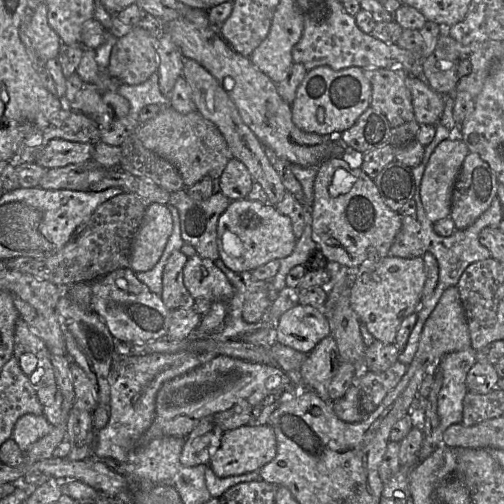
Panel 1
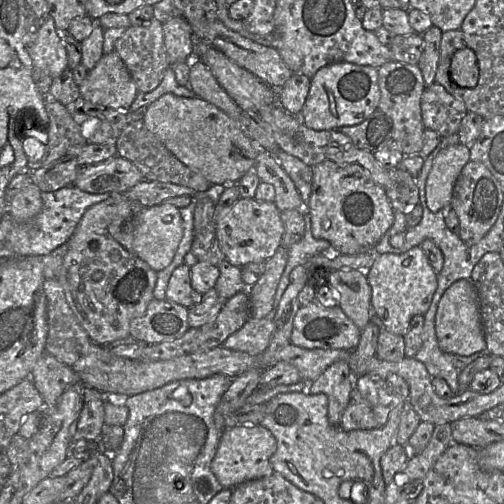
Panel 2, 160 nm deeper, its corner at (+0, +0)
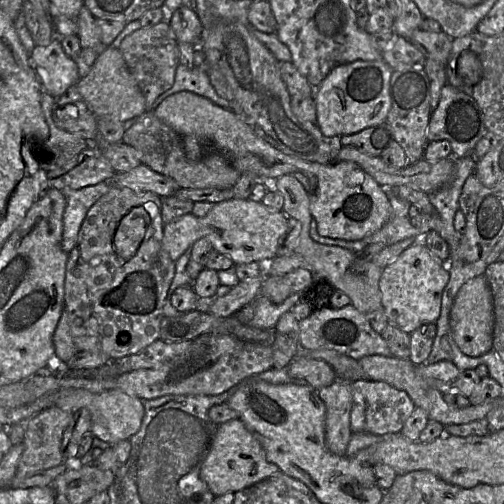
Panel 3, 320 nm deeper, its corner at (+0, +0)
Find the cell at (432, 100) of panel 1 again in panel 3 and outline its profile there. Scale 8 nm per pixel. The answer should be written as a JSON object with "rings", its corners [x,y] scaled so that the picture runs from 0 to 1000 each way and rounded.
{"rings":[[[885,167],[875,179],[873,200],[853,228],[847,254],[847,278],[891,280],[901,313],[937,306],[946,282],[964,266],[958,224],[944,200],[905,173]]]}

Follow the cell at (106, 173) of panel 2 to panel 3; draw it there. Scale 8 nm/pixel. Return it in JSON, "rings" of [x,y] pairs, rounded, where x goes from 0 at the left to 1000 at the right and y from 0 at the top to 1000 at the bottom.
{"rings":[[[286,325],[254,341],[230,343],[218,365],[268,381],[302,381],[319,393],[345,389],[357,373],[341,353],[315,345]]]}

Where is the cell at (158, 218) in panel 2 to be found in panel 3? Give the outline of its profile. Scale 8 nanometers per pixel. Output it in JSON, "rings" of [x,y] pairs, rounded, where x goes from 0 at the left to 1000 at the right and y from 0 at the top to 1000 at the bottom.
{"rings":[[[460,393],[425,405],[421,415],[405,431],[389,431],[381,423],[375,423],[343,440],[327,444],[323,452],[321,490],[347,520],[391,476],[409,472],[419,482],[423,494],[438,504],[450,506],[466,526],[498,520],[528,526],[548,510],[554,476],[567,458],[569,433],[560,419],[538,417],[518,401]]]}

